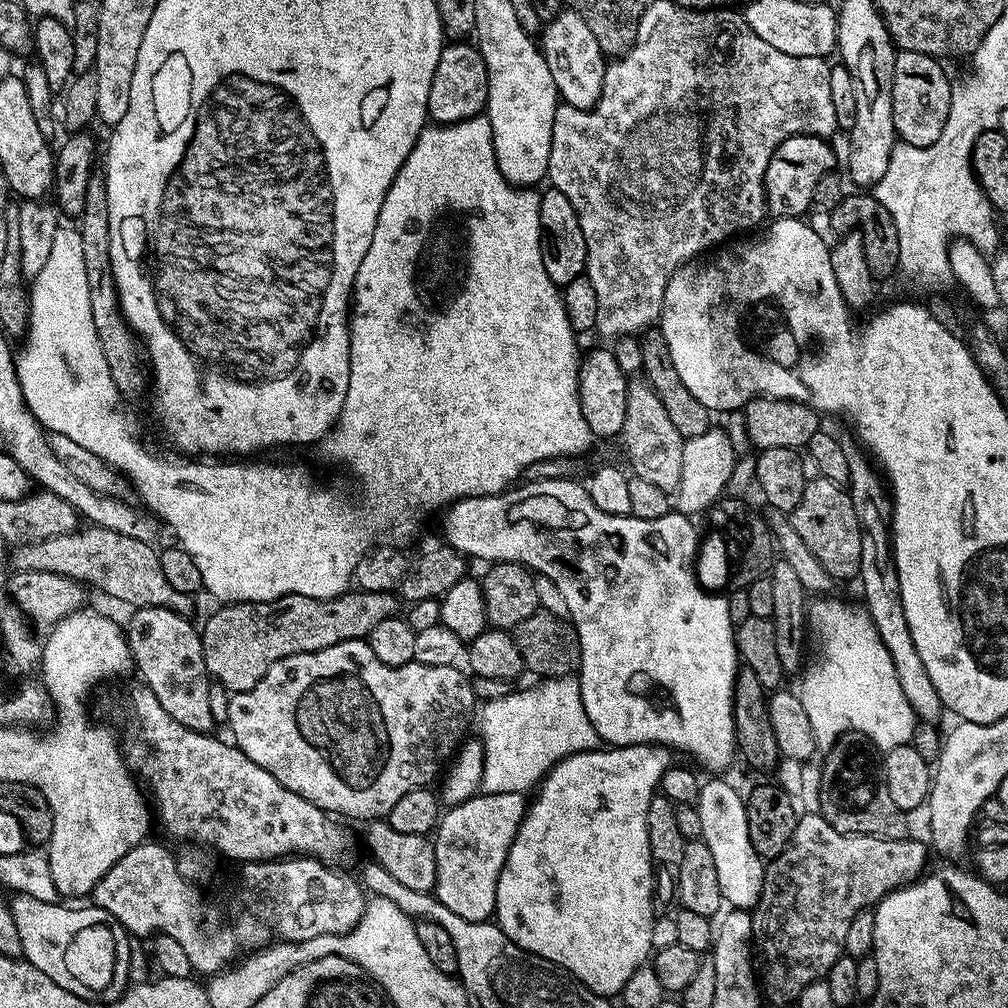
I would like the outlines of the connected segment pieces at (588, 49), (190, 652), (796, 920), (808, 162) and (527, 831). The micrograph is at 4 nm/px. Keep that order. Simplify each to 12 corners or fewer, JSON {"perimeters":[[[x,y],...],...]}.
{"perimeters":[[[555,13],[540,48],[557,95],[600,100],[608,62],[579,13]],[[165,608],[126,623],[143,687],[195,732],[217,727],[201,629]],[[803,813],[750,912],[762,992],[799,1001],[930,848]],[[791,136],[764,175],[773,217],[803,217],[836,152],[822,136]],[[671,748],[540,781],[495,923],[619,997],[653,955],[646,826]]]}

